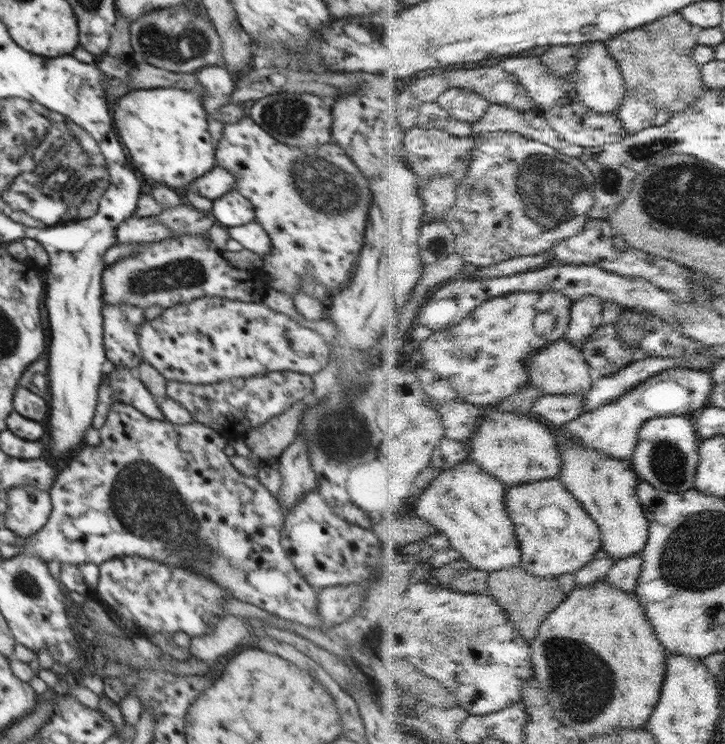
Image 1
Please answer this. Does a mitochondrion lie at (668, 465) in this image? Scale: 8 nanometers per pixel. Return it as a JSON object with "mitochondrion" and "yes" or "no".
{"mitochondrion":"yes"}

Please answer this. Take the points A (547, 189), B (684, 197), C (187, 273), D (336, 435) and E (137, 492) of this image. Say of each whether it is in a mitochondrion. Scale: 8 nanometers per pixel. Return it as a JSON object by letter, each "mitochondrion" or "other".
{"A":"mitochondrion","B":"mitochondrion","C":"mitochondrion","D":"mitochondrion","E":"mitochondrion"}

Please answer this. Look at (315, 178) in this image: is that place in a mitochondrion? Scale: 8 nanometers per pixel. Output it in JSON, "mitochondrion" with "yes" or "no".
{"mitochondrion":"yes"}

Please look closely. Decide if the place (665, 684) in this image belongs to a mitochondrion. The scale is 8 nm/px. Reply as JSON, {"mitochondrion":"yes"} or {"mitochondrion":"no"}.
{"mitochondrion":"no"}

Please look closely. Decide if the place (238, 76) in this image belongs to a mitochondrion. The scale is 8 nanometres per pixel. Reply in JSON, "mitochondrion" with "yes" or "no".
{"mitochondrion":"no"}

